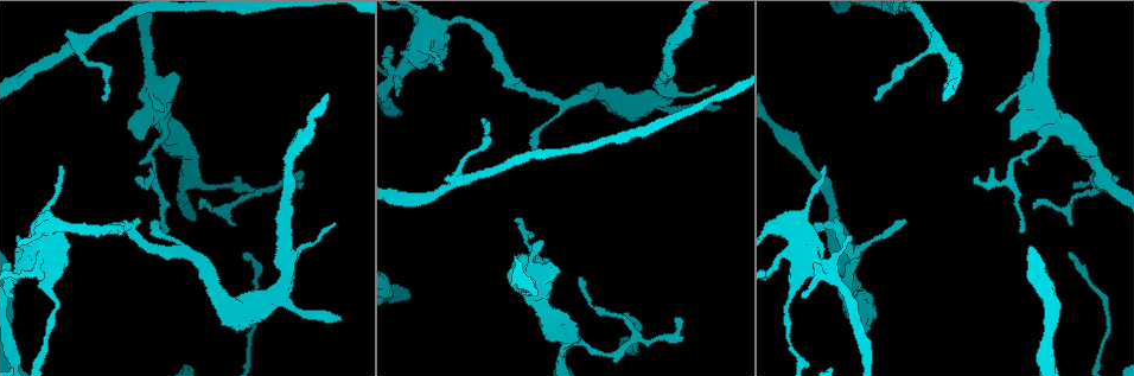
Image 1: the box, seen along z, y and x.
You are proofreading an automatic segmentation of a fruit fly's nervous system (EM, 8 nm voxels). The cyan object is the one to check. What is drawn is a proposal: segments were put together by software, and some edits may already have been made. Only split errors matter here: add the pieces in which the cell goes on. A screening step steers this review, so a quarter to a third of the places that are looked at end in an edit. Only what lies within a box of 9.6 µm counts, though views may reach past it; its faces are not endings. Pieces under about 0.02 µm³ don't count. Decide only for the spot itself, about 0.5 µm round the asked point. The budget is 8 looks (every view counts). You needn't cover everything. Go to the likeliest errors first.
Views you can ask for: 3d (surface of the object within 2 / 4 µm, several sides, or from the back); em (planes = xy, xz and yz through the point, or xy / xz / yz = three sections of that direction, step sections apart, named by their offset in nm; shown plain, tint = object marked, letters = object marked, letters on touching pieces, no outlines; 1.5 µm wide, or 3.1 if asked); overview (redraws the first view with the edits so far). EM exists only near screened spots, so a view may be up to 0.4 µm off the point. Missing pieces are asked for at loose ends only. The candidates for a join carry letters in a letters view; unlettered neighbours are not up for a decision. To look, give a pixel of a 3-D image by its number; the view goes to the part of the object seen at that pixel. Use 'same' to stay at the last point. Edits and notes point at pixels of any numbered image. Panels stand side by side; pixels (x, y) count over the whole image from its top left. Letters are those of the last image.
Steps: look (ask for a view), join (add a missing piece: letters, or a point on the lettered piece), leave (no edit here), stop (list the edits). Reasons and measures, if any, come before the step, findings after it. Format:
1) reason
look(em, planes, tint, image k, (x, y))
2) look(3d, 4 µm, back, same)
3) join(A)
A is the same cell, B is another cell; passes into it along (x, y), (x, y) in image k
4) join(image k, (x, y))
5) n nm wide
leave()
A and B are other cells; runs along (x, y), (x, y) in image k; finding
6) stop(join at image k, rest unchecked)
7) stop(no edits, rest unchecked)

thin end
look(em, planes, plain, image 1, (335, 223))

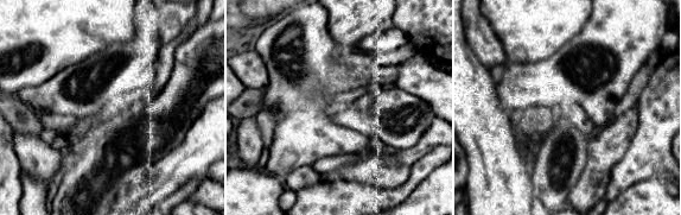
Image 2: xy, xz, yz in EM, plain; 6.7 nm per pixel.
see the neighbours
look(em, planes, letters, same)

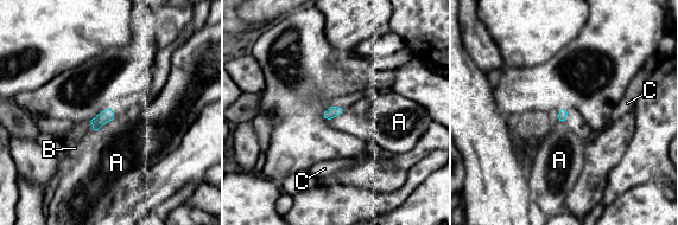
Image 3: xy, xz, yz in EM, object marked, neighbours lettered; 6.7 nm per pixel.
leave()
A, B and C are other cells; border along (113, 119), (97, 129) in image 3; none of them fits

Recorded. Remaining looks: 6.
branch stops here
look(em, planes, letters, image 1, (61, 165))

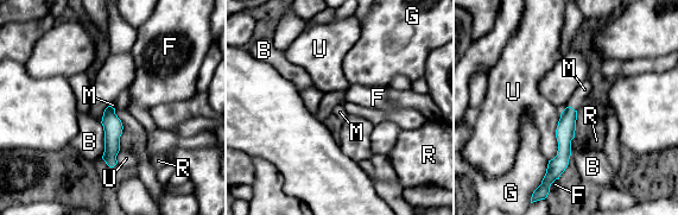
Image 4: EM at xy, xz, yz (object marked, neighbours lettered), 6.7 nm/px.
130 nm wide; U touches over 340 nm
join(image 4, (584, 89))
M is the same cell, B, F, G, R and U are other cells; it goes on there

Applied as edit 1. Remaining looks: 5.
thin end
look(3d, 2 µm, image 1, (973, 179))

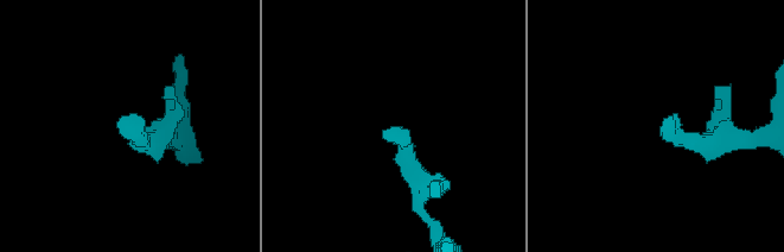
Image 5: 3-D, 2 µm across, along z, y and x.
need the tissue
look(em, planes, letters, image 5, (667, 118))

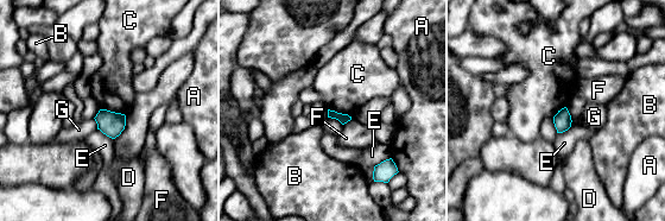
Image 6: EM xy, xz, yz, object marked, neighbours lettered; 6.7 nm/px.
C touches over 180 nm
leave()
A, B, C, D, E, F and G are other cells; border along (101, 108), (120, 112), (125, 115) in image 6; no lettered piece goes on from it

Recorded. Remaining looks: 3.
stop(join at image 4, rest unchecked)

